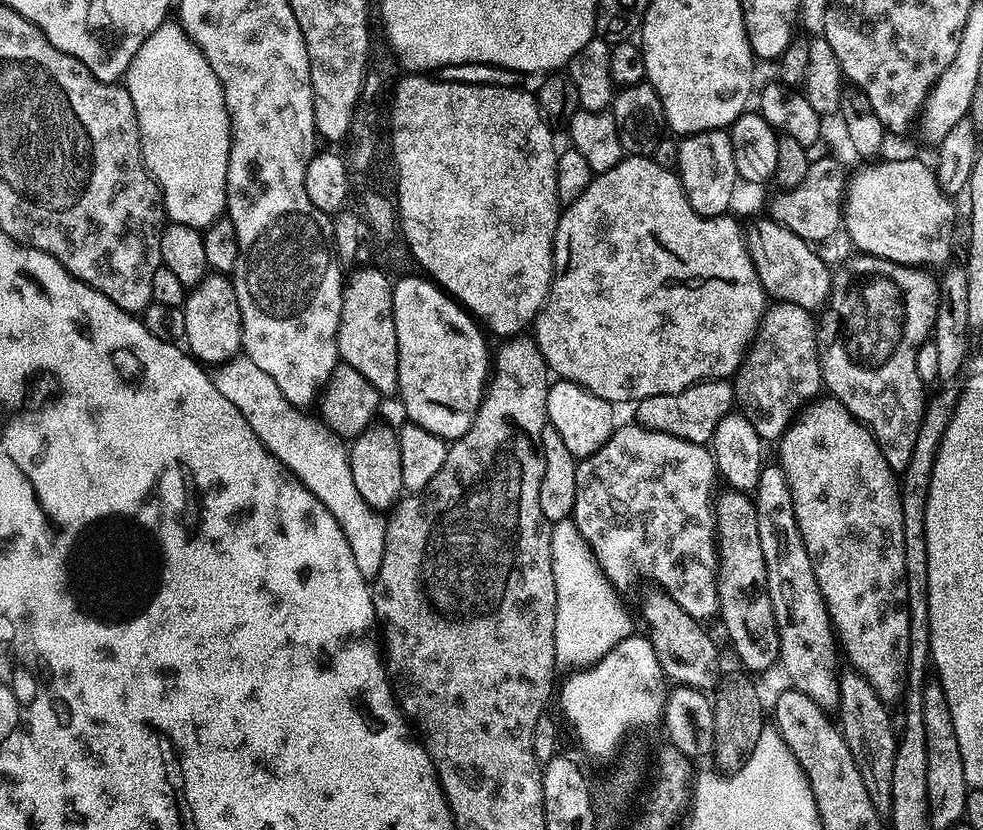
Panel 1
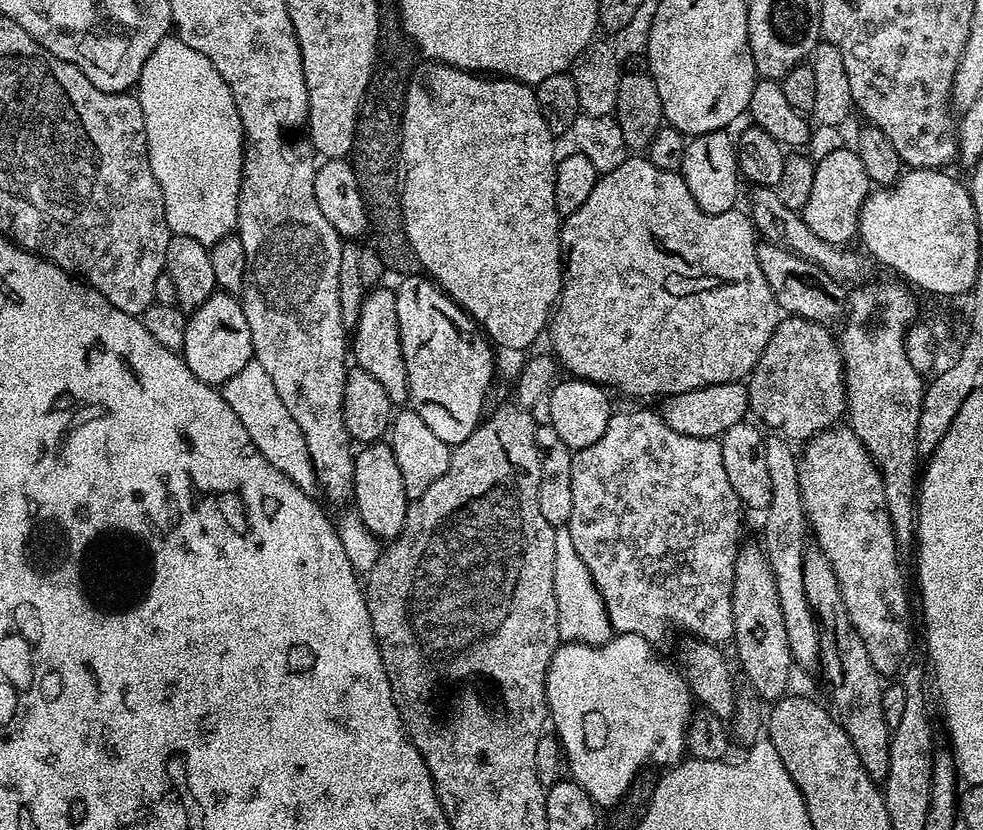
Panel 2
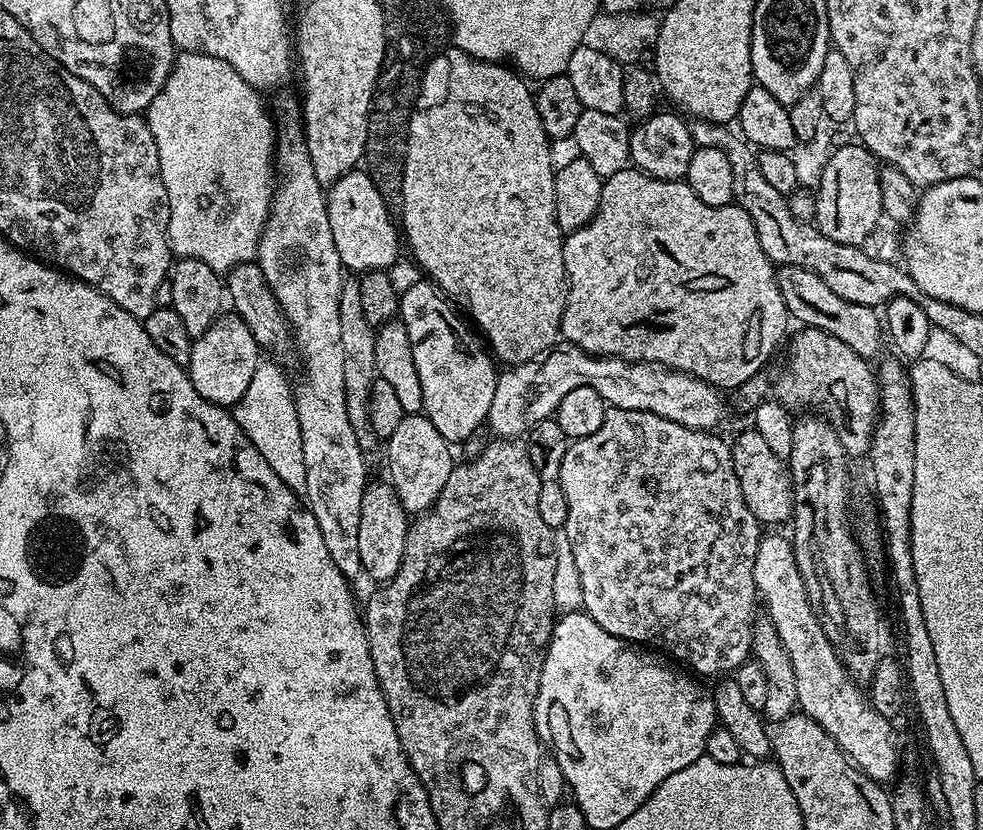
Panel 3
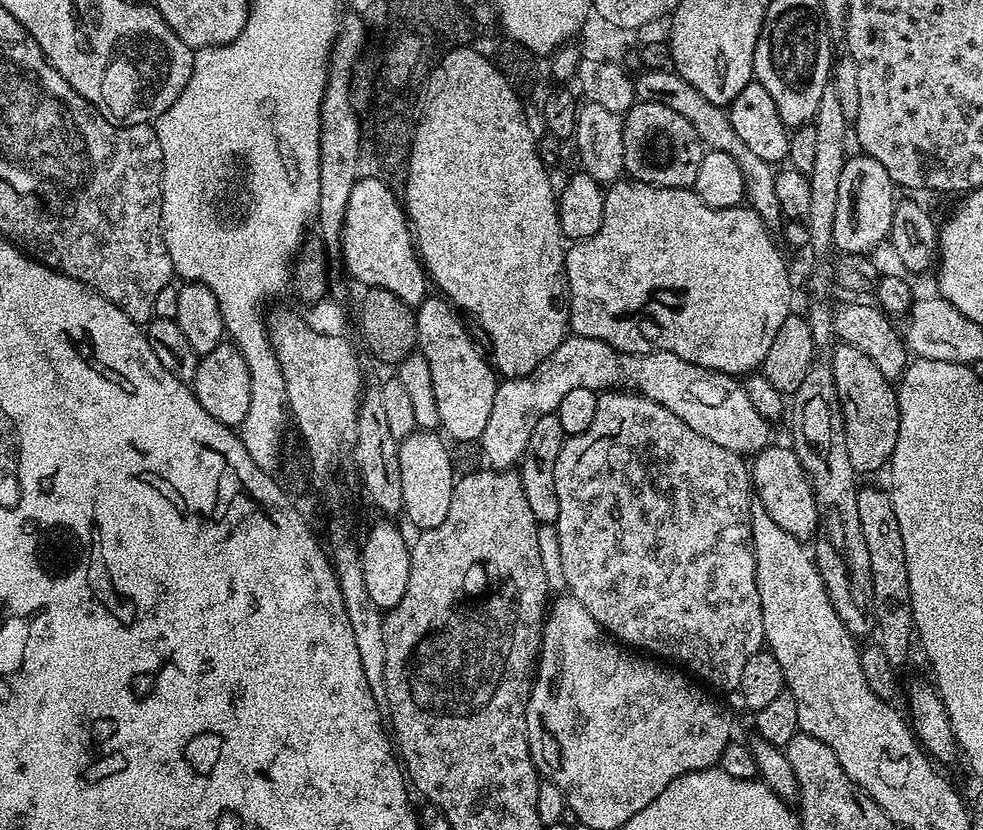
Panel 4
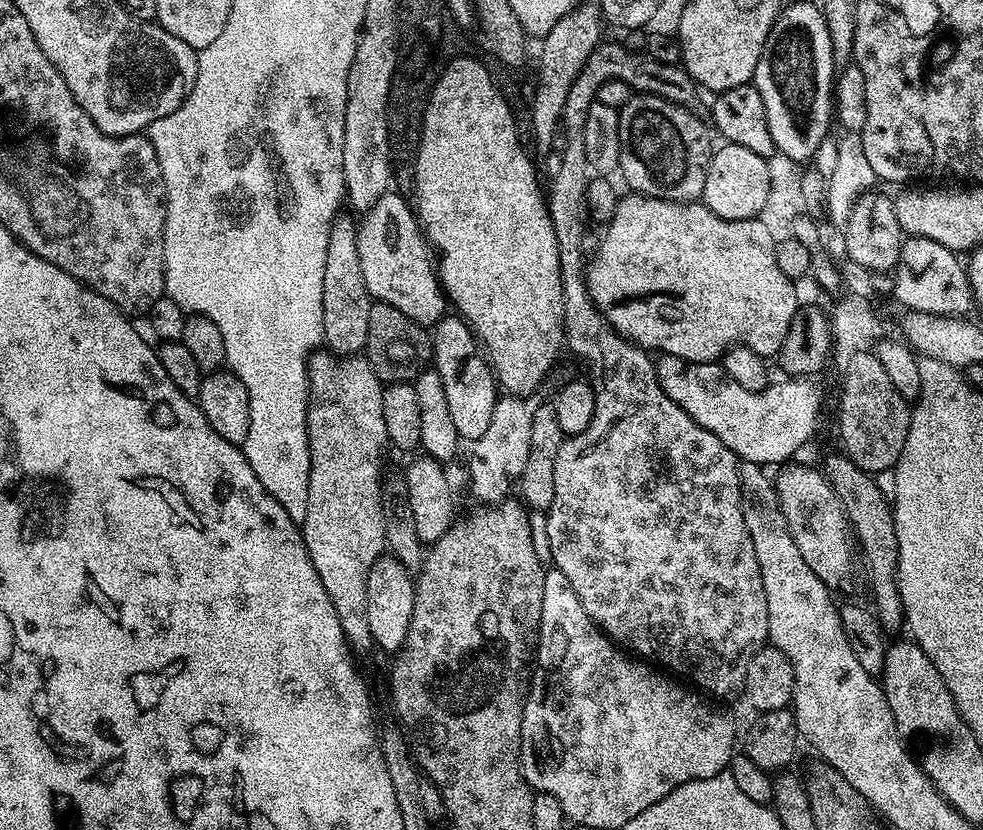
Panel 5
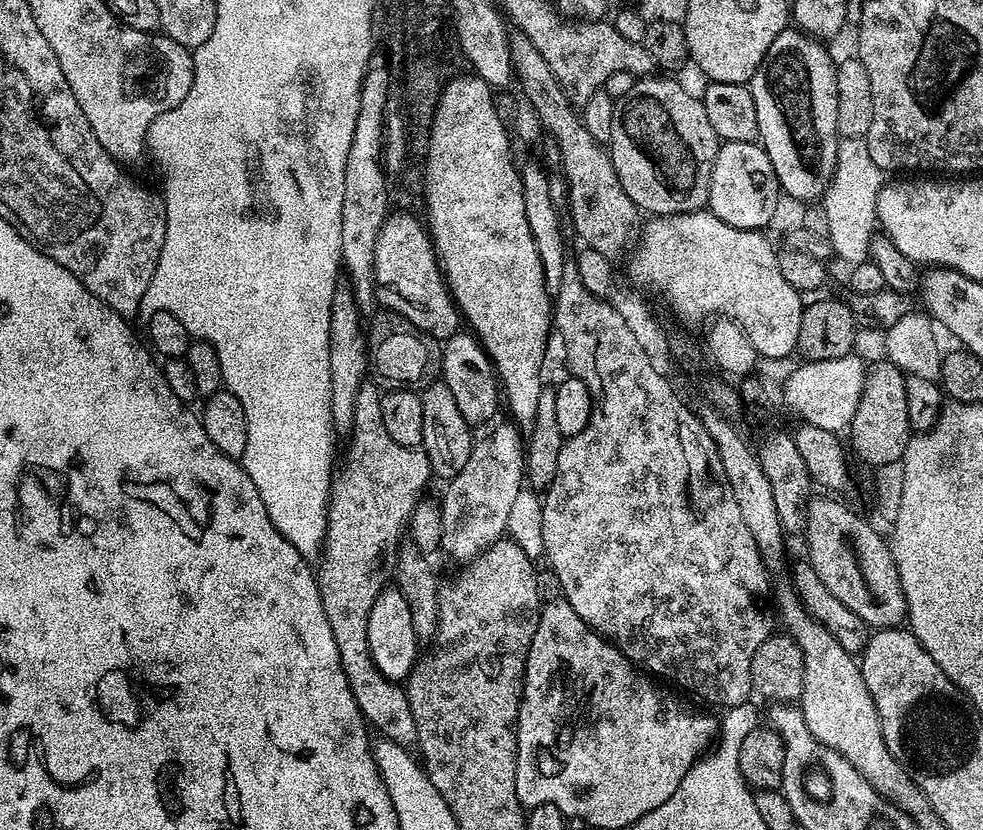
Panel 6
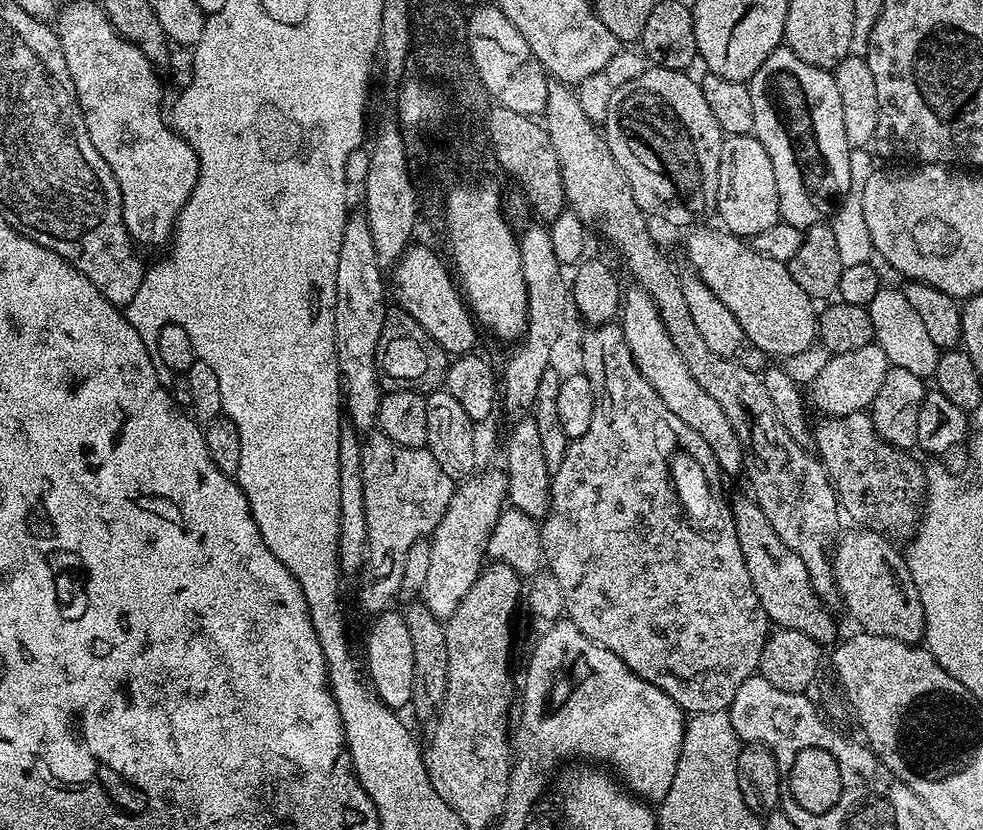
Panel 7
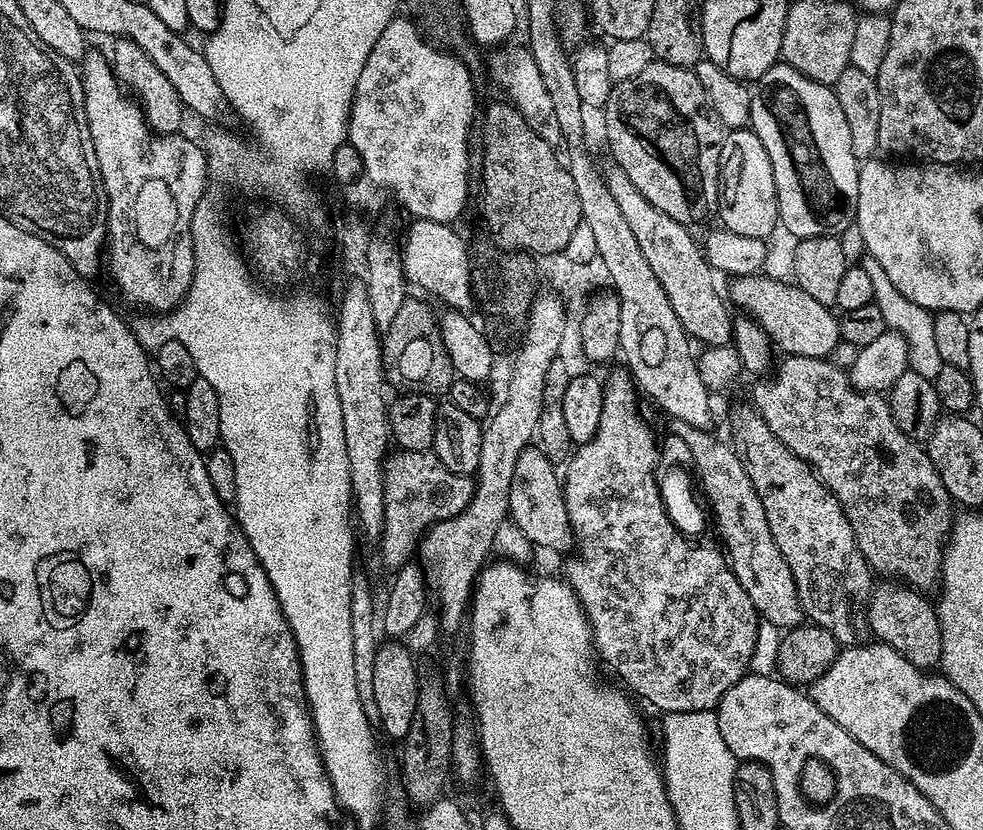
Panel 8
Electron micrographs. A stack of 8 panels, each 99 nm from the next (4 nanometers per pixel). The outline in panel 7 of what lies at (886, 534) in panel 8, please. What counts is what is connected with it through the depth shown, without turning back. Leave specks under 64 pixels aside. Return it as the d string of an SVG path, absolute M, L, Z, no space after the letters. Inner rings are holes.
M867 411L830 416L814 428L814 452L828 471L845 517L881 534L911 533L926 499L926 468L903 448L888 444L876 432Z

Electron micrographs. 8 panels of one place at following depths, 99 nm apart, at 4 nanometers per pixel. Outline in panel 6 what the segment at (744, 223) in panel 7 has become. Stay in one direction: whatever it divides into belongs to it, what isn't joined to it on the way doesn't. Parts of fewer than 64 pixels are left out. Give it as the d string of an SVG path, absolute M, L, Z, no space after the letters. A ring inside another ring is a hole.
M723 141L714 158L714 170L710 174L707 211L713 212L730 226L755 232L767 229L767 224L776 216L780 200L780 183L763 144Z

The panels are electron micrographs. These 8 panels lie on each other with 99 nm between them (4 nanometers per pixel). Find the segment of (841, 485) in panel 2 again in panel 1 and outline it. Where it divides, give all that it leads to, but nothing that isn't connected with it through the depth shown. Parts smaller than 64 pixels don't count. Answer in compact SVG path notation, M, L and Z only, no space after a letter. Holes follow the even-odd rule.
M817 398L800 409L795 420L789 424L778 441L780 460L778 467L786 474L786 482L790 486L790 498L794 498L794 518L798 518L798 530L802 530L802 542L806 542L806 554L810 554L810 562L814 570L814 578L818 578L818 590L824 599L828 617L836 633L839 647L848 655L853 669L870 682L880 699L885 702L899 701L908 687L908 643L910 642L910 614L906 598L906 542L902 542L902 498L900 497L900 481L898 473L892 469L890 462L882 454L872 431L860 420L856 420L846 410L841 400L835 398Z

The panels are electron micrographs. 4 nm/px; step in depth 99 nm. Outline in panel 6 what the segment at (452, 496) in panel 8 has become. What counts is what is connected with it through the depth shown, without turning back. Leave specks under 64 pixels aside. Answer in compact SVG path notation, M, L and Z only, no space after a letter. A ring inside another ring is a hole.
M371 386L361 388L356 399L354 426L347 441L348 449L344 452L344 469L341 472L339 469L332 478L332 495L328 497L328 521L322 545L322 559L319 561L320 568L318 564L315 569L316 585L322 598L322 610L326 610L326 622L330 622L330 630L334 630L338 658L342 662L346 682L350 682L354 702L358 702L358 710L375 731L376 728L380 731L379 735L383 739L398 742L398 746L412 750L419 745L420 739L418 726L414 726L414 714L410 710L408 693L397 681L386 678L382 670L374 666L374 658L370 654L368 623L374 598L378 598L378 594L382 594L382 590L393 583L396 559L400 553L400 545L405 539L409 520L415 508L425 499L424 491L427 490L428 483L434 480L434 473L423 447L398 446L398 442L390 438L382 422L380 405L382 392L379 387L376 388Z

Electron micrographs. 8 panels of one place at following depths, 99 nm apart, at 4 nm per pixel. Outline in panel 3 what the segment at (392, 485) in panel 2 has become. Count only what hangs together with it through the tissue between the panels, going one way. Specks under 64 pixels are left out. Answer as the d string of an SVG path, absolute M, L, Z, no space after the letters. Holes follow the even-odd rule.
M388 482L383 484L369 483L362 494L362 518L358 522L358 558L363 575L376 582L392 580L402 564L402 554L406 550L406 534L410 523L398 494Z

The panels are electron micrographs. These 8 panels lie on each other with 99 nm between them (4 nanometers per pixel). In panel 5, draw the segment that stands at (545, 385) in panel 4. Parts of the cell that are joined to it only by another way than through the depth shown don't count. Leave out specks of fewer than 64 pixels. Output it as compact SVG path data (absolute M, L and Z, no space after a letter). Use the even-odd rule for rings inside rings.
M661 355L655 361L656 377L666 390L666 398L678 402L698 426L710 430L719 438L725 446L730 449L745 464L768 464L783 465L791 461L792 456L812 435L816 432L816 427L820 424L820 407L824 404L824 396L820 393L820 388L812 378L780 378L780 381L769 383L767 388L761 392L746 390L726 374L726 370L719 363L699 364L698 362L686 362L686 358L677 356ZM501 395L494 406L494 415L490 418L490 426L471 445L472 457L468 460L468 484L472 487L472 496L484 506L500 503L513 491L514 485L519 481L522 469L526 467L526 457L530 450L530 421L534 418L536 404L531 399L519 396Z

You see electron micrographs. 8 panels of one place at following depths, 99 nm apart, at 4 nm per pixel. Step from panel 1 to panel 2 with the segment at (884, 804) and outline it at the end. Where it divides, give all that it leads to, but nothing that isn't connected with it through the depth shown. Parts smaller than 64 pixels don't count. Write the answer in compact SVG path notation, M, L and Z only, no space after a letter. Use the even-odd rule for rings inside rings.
M805 547L802 576L806 586L806 598L816 615L816 623L820 625L820 664L824 668L829 686L832 687L831 707L834 715L846 730L866 774L870 774L872 780L882 782L890 770L892 741L886 718L882 718L885 681L880 672L874 670L874 662L870 662L870 654L866 654L866 642L862 642L858 630L850 622L850 614L846 610L846 602L842 602L842 590L838 586L834 566L830 566L830 558L826 558L820 548Z

